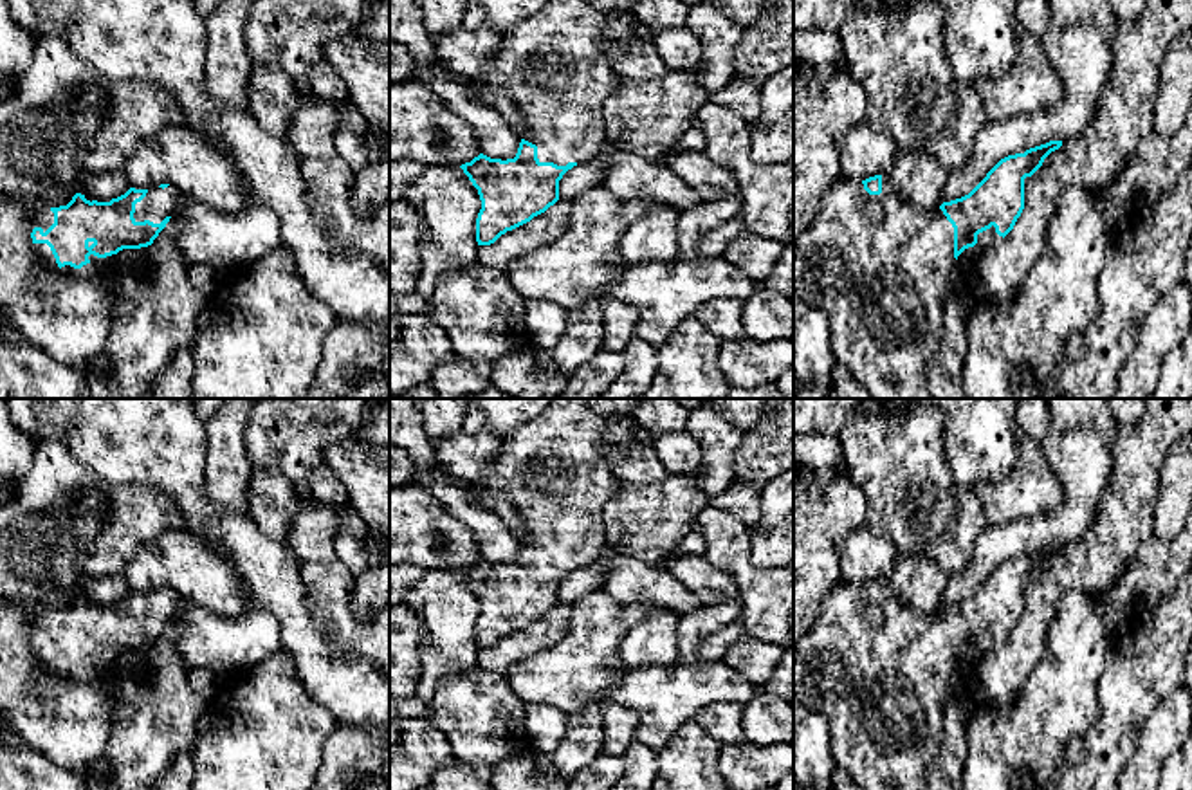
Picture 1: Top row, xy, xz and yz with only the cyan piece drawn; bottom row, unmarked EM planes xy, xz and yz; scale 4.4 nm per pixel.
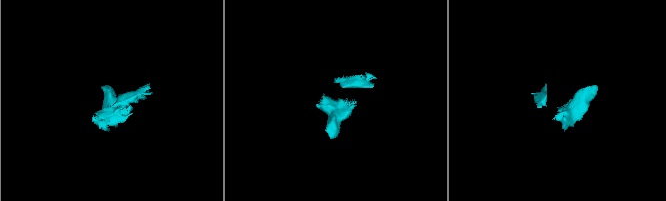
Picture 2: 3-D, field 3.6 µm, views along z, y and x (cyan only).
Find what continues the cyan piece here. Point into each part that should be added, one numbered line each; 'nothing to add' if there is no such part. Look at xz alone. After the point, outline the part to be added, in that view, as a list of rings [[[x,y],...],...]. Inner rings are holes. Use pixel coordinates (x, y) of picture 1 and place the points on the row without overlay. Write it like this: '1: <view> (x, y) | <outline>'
1: xz (554, 469) | [[[552,399],[525,426],[503,438],[496,460],[474,483],[507,498],[518,510],[528,547],[537,550],[539,566],[566,570],[595,563],[606,550],[602,507],[620,489],[611,473],[601,431],[608,417],[599,415],[590,399]]]

